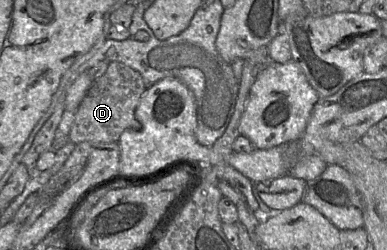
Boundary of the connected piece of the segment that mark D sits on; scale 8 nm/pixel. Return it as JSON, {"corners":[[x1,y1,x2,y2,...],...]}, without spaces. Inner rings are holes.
{"corners":[[110,62,105,73,93,82,78,107,69,141,75,145,82,142,118,142,121,133,127,128,140,130,140,123,135,119,135,109,145,90,139,72,121,62]]}

